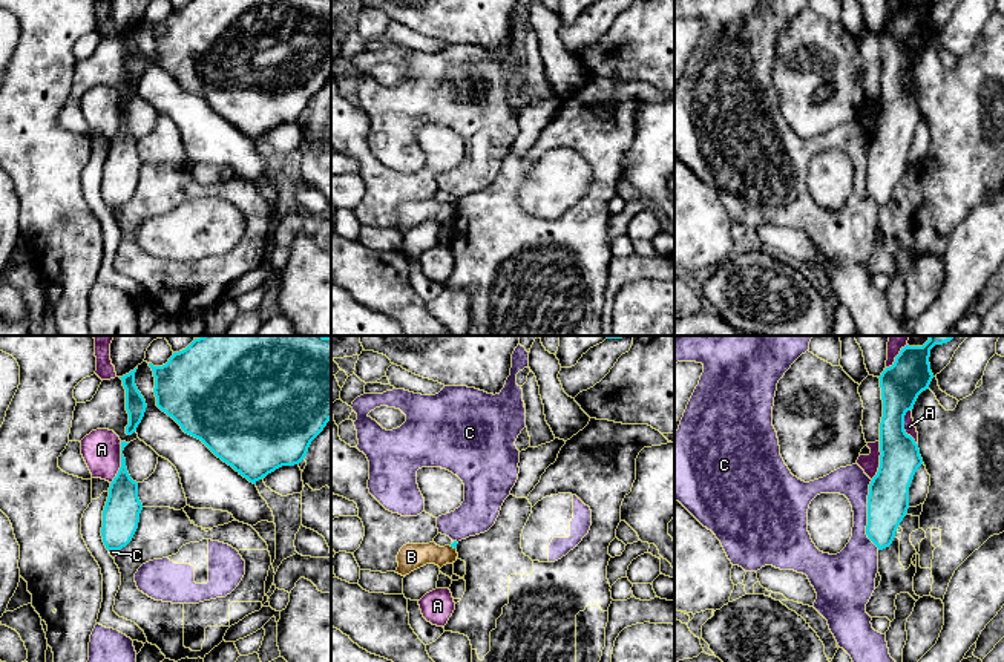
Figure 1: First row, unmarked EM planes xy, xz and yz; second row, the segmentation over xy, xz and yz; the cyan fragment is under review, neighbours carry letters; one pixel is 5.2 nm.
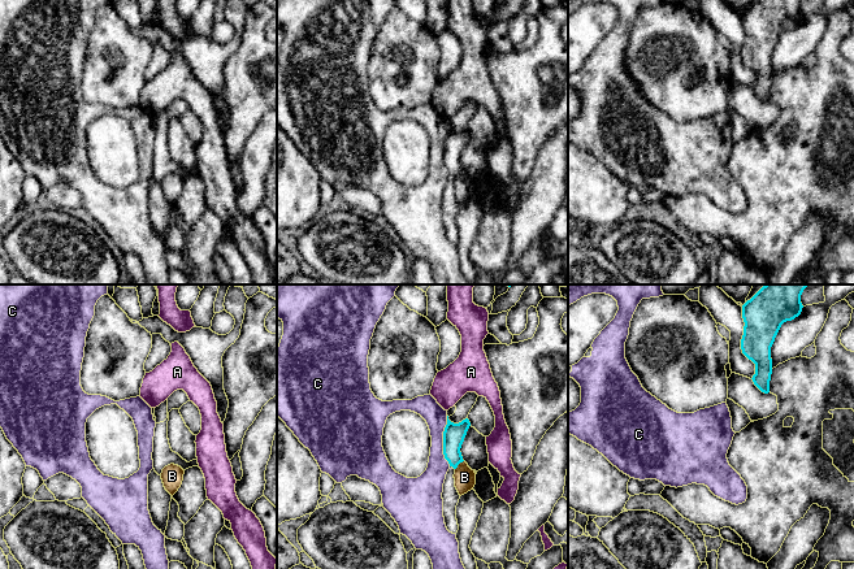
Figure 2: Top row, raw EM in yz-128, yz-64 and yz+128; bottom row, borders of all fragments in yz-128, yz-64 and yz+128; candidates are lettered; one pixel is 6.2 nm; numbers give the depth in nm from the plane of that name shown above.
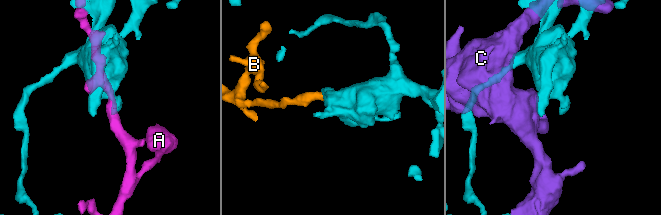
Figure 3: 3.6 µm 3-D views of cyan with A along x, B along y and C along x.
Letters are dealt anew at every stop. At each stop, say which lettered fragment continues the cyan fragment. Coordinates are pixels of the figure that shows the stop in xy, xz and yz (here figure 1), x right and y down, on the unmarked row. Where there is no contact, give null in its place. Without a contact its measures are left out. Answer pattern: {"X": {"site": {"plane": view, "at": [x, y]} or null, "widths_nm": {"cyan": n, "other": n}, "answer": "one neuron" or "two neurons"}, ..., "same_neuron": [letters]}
{"A": {"site": {"plane": "xy", "at": [121, 120]}, "widths_nm": {"cyan": 190, "other": 200}, "answer": "two neurons"}, "B": {"site": {"plane": "xz", "at": [452, 203]}, "widths_nm": {"cyan": 30, "other": 140}, "answer": "two neurons"}, "C": {"site": {"plane": "yz", "at": [868, 172]}, "widths_nm": {"cyan": 220, "other": 200}, "answer": "two neurons"}, "same_neuron": []}

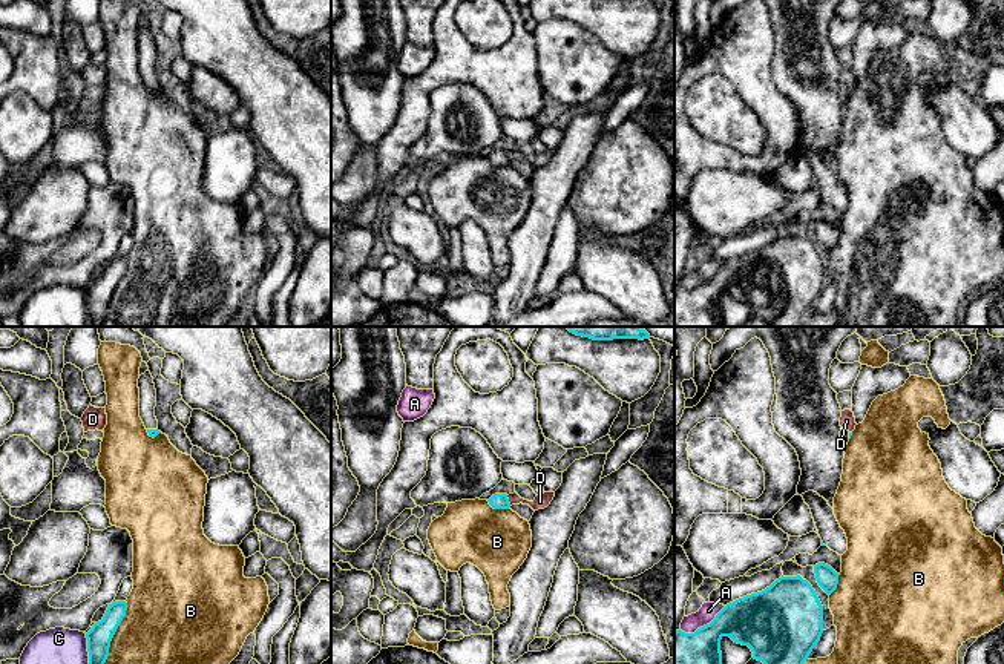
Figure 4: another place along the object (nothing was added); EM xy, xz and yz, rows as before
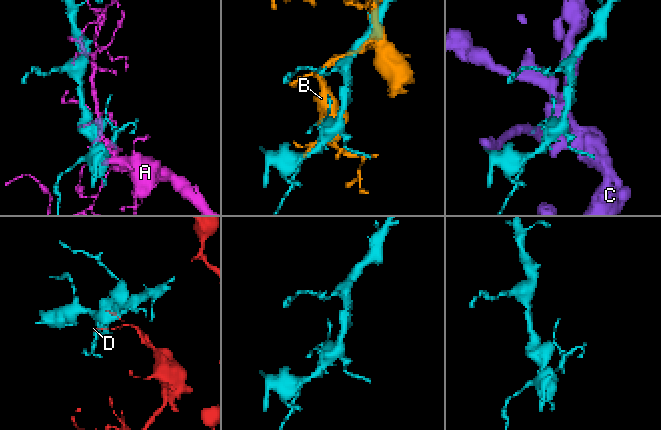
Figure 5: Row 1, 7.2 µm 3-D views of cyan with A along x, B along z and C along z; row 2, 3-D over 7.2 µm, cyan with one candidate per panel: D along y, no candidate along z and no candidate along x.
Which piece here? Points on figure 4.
{"A": {"site": {"plane": "yz", "at": [704, 282]}, "widths_nm": {"cyan": 380, "other": 90}, "answer": "two neurons"}, "B": {"site": {"plane": "xy", "at": [114, 290]}, "widths_nm": {"cyan": 130, "other": 500}, "answer": "two neurons"}, "C": {"site": {"plane": "xy", "at": [88, 307]}, "widths_nm": {"cyan": 130, "other": 360}, "answer": "two neurons"}, "D": {"site": {"plane": "xz", "at": [508, 157]}, "widths_nm": {"cyan": 80, "other": 70}, "answer": "two neurons"}, "same_neuron": []}

